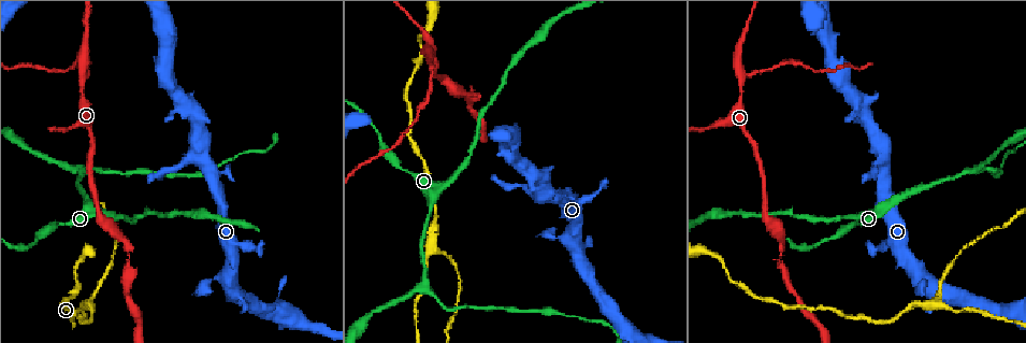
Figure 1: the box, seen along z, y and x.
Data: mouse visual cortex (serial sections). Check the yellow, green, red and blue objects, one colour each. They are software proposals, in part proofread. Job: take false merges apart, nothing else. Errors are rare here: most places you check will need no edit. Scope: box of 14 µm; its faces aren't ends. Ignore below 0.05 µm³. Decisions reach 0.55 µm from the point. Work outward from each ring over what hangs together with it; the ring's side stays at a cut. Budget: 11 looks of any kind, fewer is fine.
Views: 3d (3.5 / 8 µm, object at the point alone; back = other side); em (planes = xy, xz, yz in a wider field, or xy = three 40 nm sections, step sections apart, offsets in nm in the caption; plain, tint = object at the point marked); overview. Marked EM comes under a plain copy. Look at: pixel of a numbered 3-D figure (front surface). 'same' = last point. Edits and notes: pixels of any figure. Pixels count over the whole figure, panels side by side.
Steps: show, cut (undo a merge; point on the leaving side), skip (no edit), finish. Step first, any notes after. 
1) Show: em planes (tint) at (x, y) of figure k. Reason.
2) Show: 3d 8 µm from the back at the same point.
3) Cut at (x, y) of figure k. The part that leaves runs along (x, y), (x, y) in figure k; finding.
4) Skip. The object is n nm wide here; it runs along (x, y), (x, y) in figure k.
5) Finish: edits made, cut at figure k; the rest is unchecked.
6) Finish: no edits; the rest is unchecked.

Show: 3d 3.5 µm at (424, 287) of figure 1. Three-way junction.

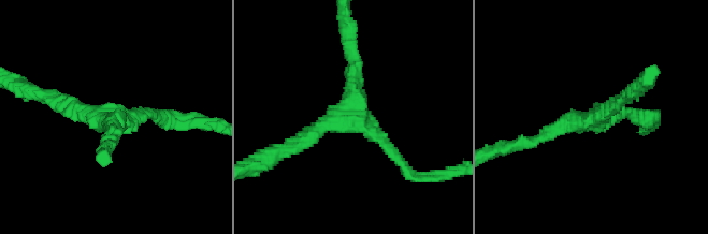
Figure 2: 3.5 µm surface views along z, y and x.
Show: em planes (tint) at (355, 111) of figure 2. 3 arms meet here; the arms are 150, 200, 250 nm wide.

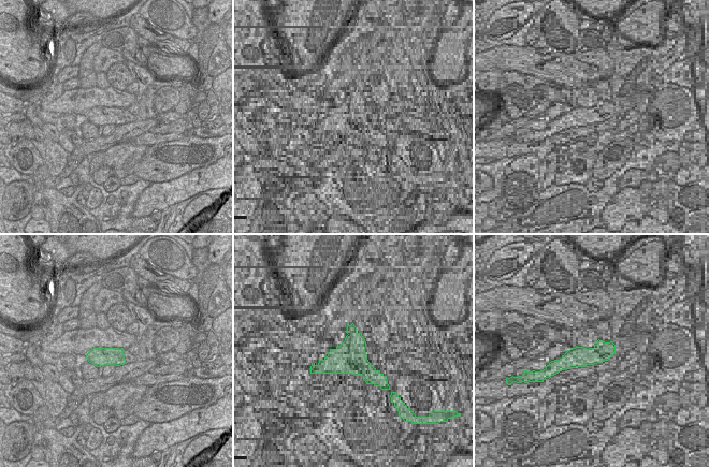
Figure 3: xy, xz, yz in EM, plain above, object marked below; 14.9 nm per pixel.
Skip. It runs along (348, 49), (356, 113), (295, 145) in figure 2; all the same cell.

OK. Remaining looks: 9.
Show: 3d 3.5 µm from the back at (155, 171) of figure 1. A narrow waist.

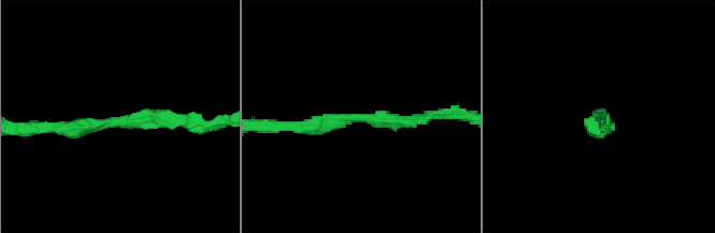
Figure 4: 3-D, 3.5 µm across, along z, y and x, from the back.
Show: em xy step 5 (tint) at (356, 117) of figure 4. The arms are 150, 200 nm wide.

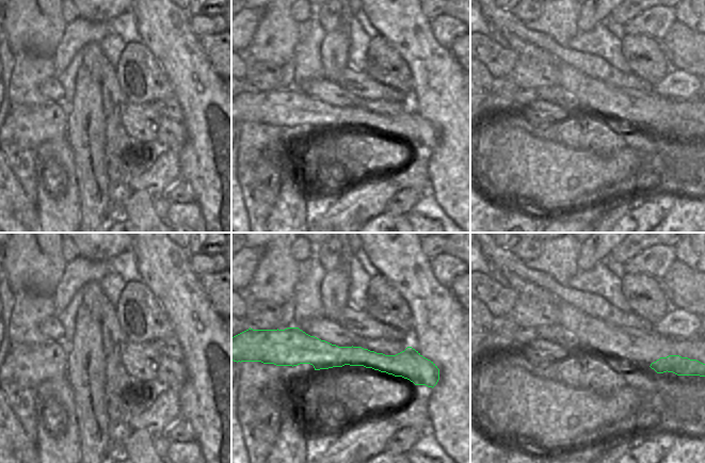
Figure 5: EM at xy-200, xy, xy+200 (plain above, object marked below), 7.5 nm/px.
Skip. It runs along (428, 115), (285, 126) in figure 4; all the same cell.

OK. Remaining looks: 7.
Show: 3d 8 µm at (420, 159) of figure 1. Narrows sharply.

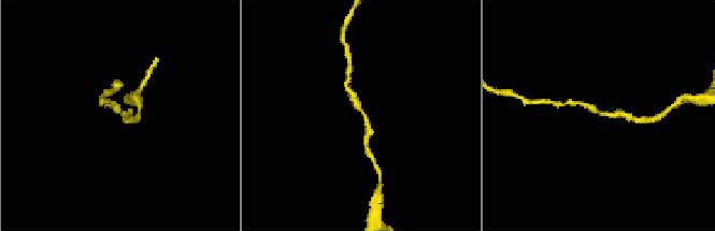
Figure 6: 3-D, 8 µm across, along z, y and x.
Show: em xy step 5 (tint) at (120, 113) of figure 6. Need the tissue.

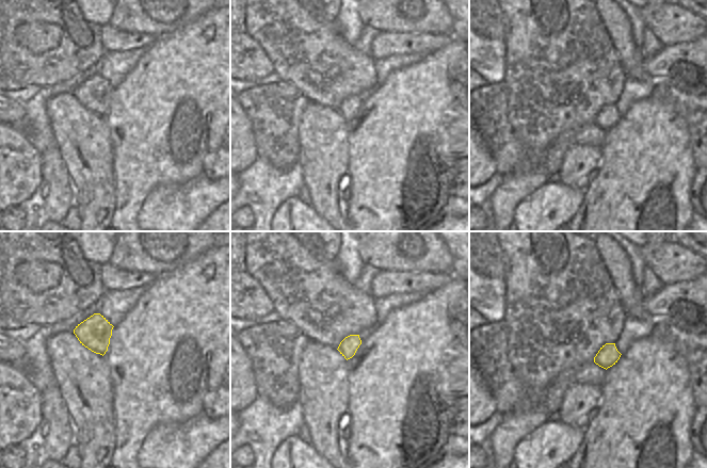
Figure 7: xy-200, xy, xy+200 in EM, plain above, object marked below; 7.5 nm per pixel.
Skip. The object is 140 nm wide here; it runs along (349, 91), (367, 121), (366, 143) in figure 6; all the same cell.

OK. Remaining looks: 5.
Show: 3d 8 µm from the back at (744, 78) of figure 1.

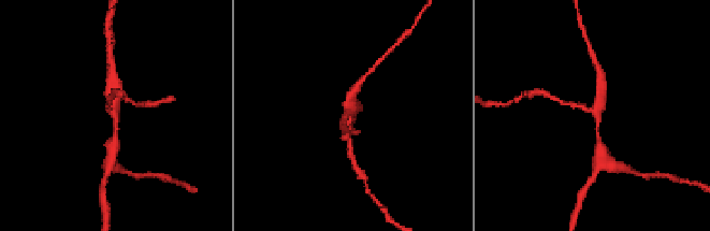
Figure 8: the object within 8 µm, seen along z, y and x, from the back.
Show: 3d 3.5 µm at (595, 112) of figure 8. Zoom in.

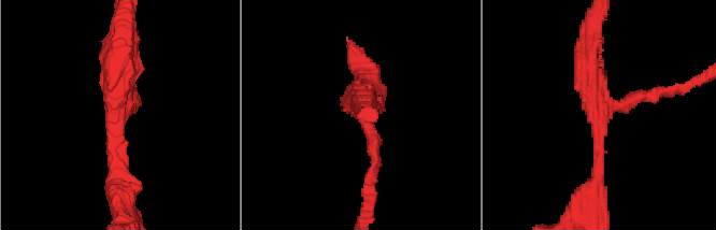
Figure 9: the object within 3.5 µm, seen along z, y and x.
Show: em xy step 2 (tint) at (122, 114) of figure 9. 3 arms meet here; the arms are 150, 200, 350 nm wide; need the tissue.

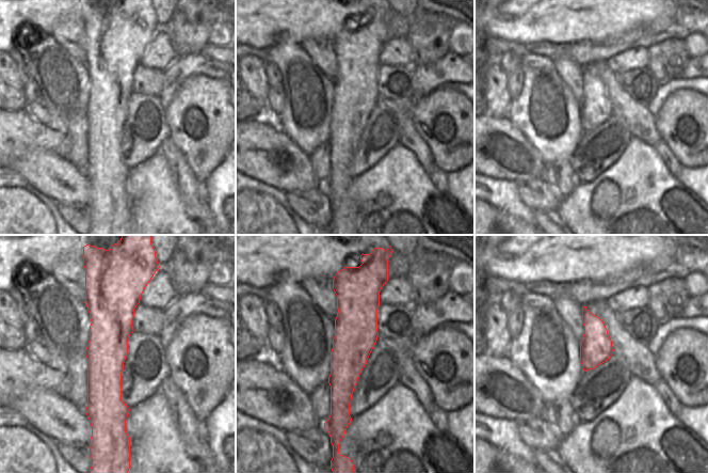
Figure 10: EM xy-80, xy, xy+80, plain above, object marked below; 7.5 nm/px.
Skip. It runs along (595, 183), (603, 113), (586, 44) in figure 9; all the same cell.

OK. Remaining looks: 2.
Finish: no edits; the rest is unchecked.

